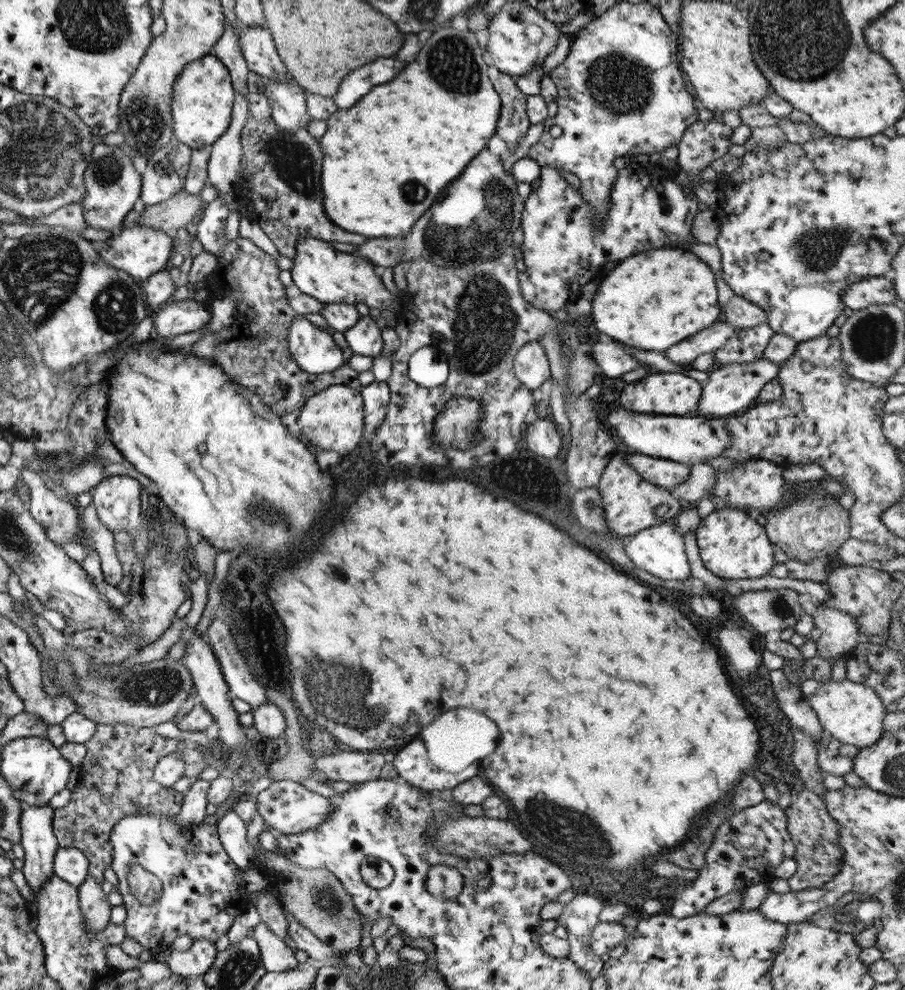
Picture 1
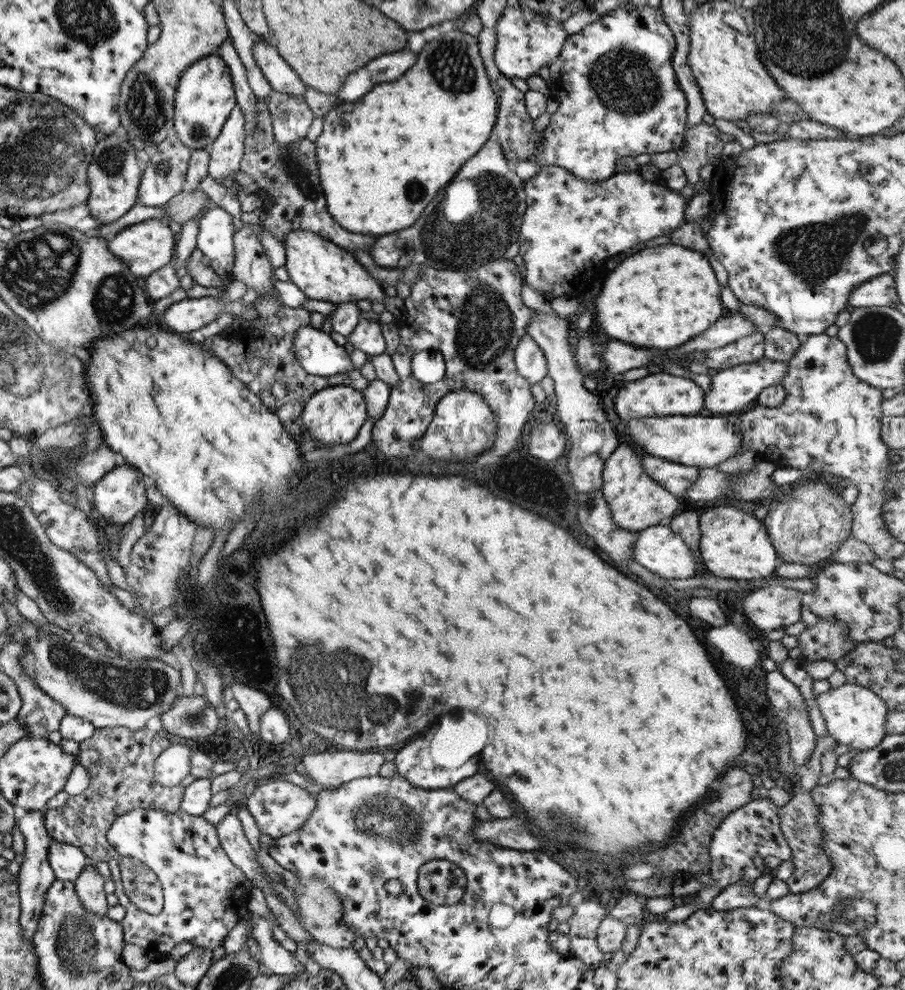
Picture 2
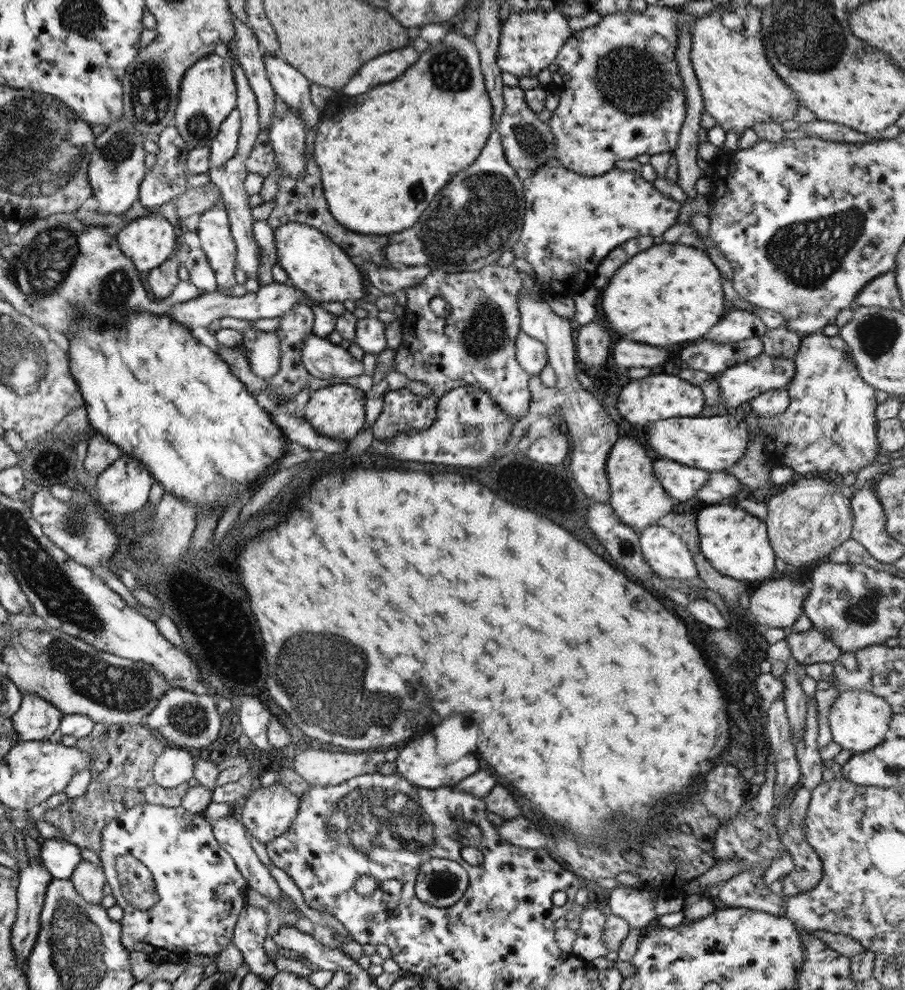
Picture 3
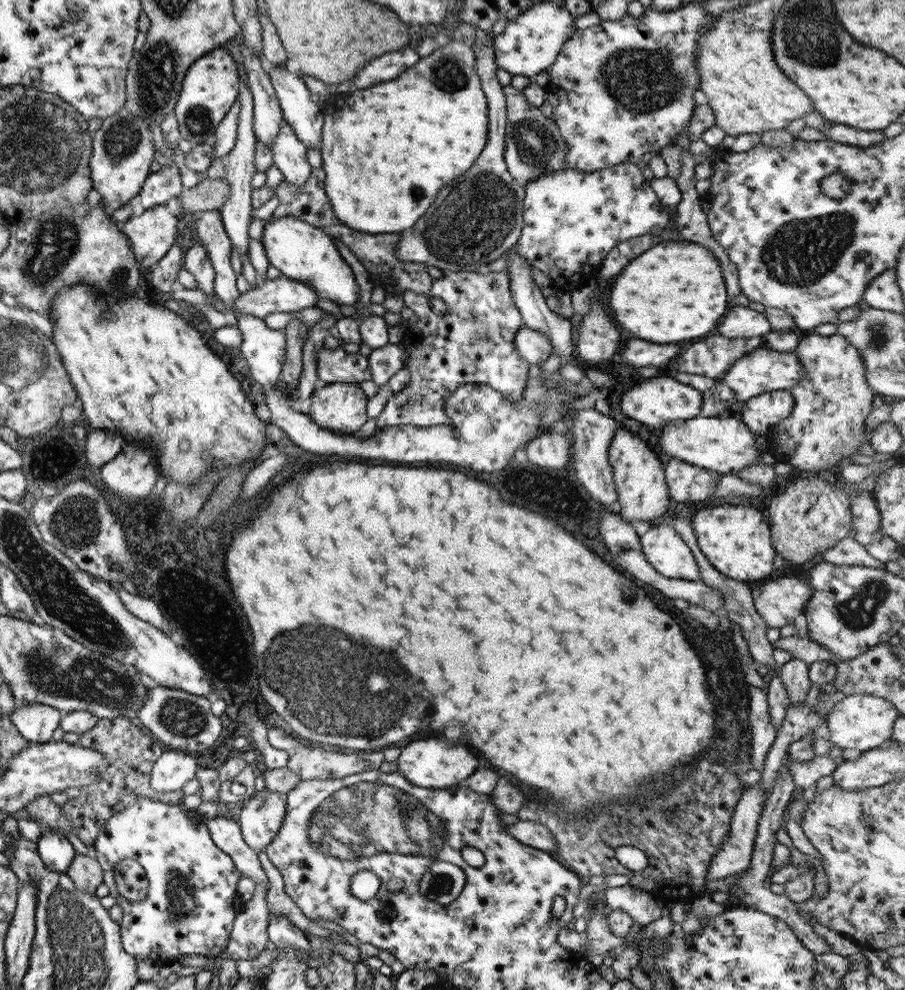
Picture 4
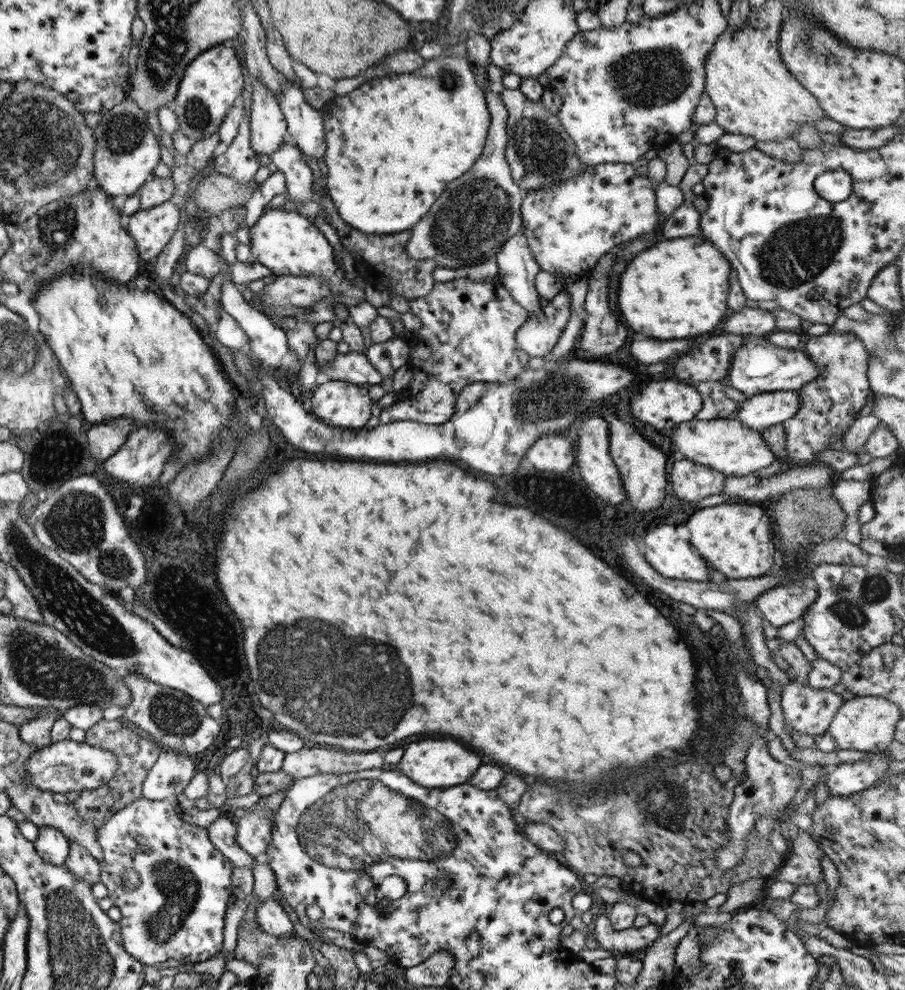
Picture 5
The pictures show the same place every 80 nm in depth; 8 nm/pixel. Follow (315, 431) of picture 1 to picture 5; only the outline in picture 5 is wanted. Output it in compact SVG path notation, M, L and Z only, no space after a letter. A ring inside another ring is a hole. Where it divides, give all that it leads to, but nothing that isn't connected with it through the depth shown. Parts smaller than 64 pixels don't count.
M320 380L310 392L310 413L316 416L322 423L356 430L363 427L370 417L373 401L368 395L368 386L354 385L350 382L336 380Z

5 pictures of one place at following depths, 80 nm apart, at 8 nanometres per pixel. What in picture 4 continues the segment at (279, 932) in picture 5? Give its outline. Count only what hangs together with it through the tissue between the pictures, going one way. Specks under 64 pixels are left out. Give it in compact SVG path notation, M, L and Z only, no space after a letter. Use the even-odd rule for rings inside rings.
M268 914L267 934L269 941L275 947L289 948L310 956L309 941L307 935L297 929L285 915Z

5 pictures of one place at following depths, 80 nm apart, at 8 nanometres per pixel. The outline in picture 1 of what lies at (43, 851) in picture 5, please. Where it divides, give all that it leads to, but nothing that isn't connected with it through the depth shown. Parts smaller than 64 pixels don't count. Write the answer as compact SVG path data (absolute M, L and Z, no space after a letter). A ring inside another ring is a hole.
M58 847L52 858L52 872L77 888L88 875L88 860L75 848Z

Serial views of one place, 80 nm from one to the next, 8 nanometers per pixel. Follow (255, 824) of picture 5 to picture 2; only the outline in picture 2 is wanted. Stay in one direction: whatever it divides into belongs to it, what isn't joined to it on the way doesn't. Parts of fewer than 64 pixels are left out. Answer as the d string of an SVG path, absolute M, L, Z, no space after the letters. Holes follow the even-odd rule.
M288 781L255 782L250 786L243 801L259 832L273 839L297 830L314 809L314 795Z

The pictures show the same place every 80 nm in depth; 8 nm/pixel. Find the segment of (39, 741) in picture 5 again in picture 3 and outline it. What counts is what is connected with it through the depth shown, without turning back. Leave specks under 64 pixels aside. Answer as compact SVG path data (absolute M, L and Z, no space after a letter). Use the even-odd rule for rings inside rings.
M23 692L19 709L12 714L10 721L21 741L48 740L58 729L63 716L55 706L33 692Z

